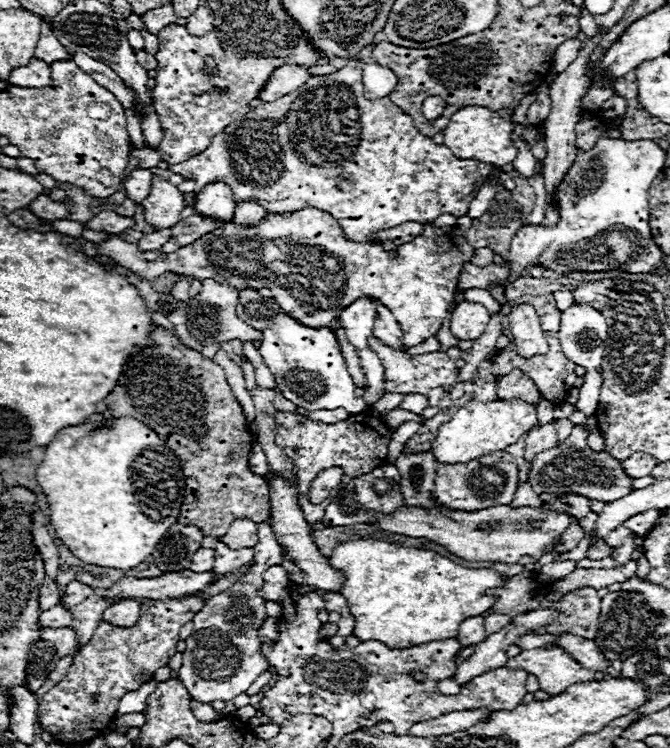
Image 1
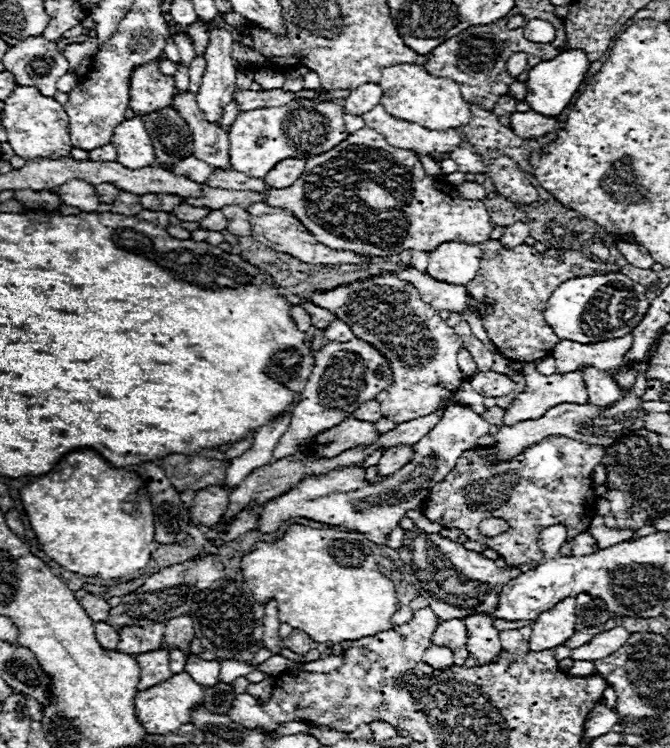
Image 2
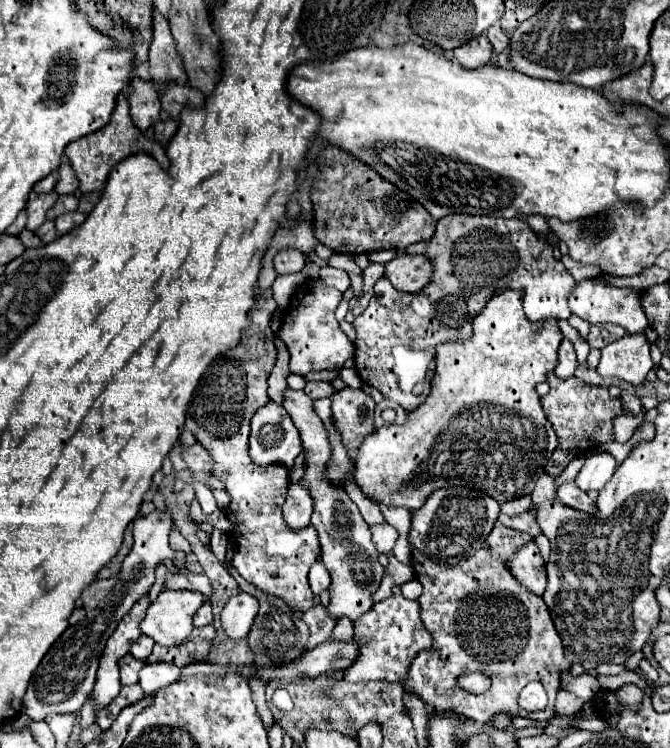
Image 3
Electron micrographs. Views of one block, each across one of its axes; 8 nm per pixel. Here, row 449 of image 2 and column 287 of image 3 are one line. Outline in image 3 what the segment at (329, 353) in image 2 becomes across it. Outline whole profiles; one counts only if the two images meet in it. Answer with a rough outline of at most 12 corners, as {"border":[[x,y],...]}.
{"border":[[304,274],[278,276],[272,284],[278,312],[286,310],[290,296],[304,282]]}

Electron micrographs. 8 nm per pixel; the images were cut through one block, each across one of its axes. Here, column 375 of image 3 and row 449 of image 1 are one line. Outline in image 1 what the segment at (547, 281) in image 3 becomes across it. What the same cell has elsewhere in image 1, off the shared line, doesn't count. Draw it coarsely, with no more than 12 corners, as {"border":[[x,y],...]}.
{"border":[[278,412],[276,444],[294,458],[306,522],[326,500],[312,480],[340,466],[342,484],[382,466],[392,428],[372,412],[336,424]]}

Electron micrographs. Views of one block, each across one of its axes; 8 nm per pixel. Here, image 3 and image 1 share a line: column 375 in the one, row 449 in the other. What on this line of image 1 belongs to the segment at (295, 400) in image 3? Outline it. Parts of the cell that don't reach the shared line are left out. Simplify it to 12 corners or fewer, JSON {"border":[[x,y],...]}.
{"border":[[574,426],[566,454],[544,450],[528,470],[538,494],[612,502],[632,490],[622,462],[592,454]]}

